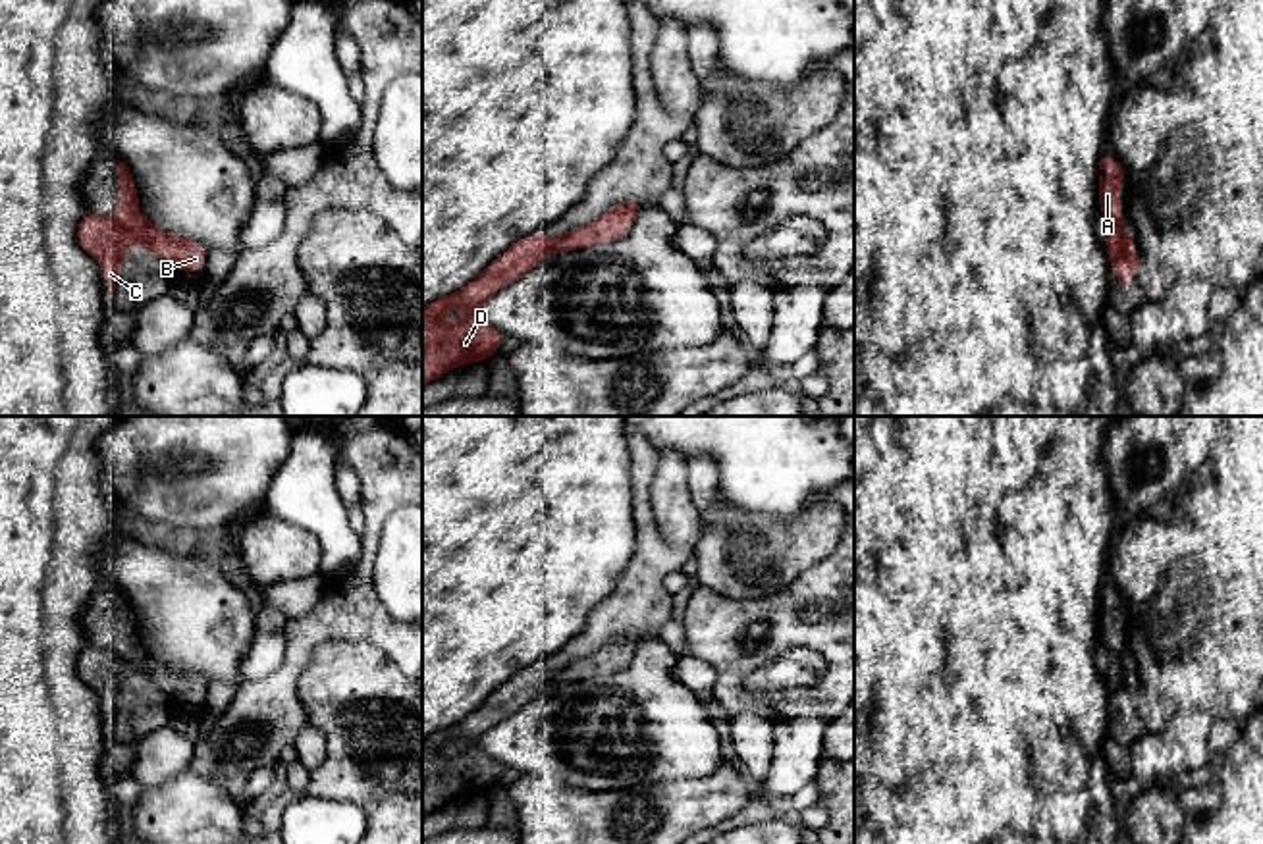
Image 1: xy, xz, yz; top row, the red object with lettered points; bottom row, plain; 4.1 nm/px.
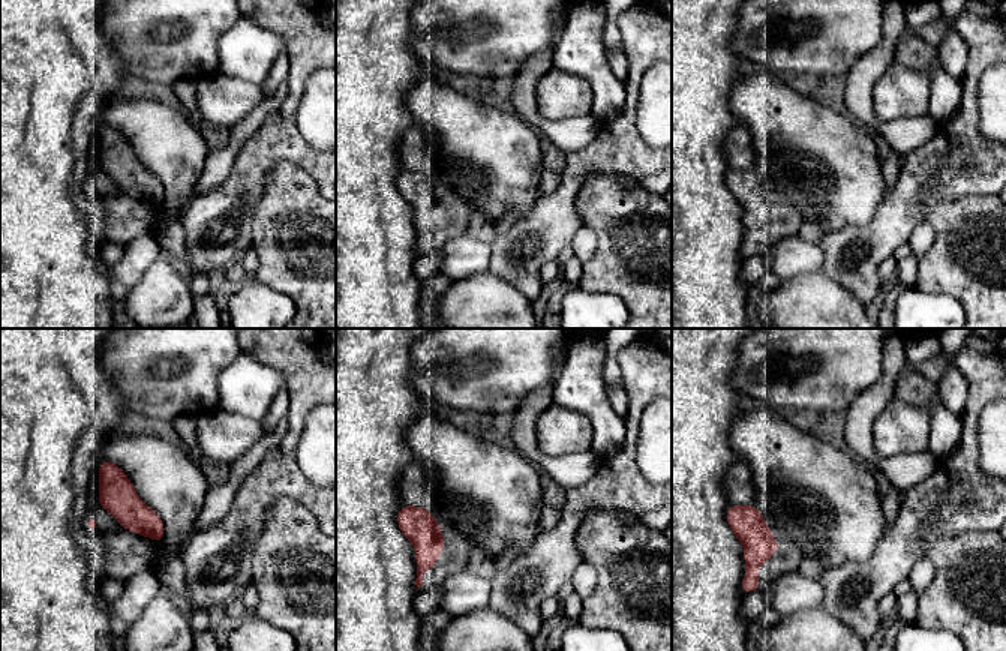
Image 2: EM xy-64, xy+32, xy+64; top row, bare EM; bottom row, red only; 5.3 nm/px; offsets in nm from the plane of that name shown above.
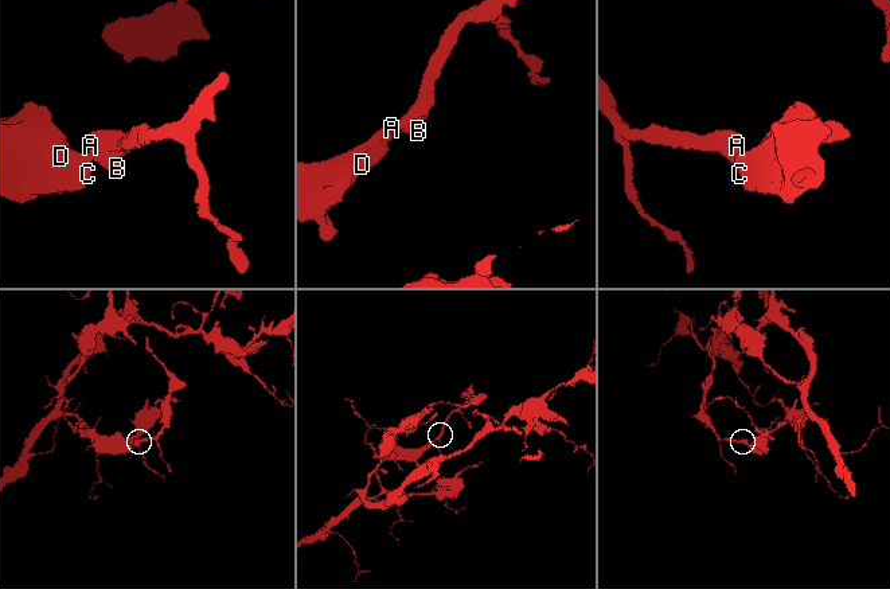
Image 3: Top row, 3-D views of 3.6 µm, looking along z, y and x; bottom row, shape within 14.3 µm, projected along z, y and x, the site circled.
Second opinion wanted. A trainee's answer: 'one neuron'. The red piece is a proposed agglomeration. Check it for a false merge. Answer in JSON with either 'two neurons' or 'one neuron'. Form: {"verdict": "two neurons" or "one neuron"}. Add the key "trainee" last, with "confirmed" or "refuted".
{"verdict": "two neurons", "trainee": "refuted"}

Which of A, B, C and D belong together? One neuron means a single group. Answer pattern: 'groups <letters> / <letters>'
groups A B / C D

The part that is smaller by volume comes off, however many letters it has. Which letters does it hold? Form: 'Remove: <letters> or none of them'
Remove: A, B

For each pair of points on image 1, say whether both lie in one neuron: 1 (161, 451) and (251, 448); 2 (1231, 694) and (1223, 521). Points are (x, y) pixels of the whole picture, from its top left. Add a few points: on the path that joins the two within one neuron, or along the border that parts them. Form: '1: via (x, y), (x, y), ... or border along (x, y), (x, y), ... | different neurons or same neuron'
1: via (184, 451), (228, 448) | same neuron
2: via (1242, 652), (1240, 563) | same neuron

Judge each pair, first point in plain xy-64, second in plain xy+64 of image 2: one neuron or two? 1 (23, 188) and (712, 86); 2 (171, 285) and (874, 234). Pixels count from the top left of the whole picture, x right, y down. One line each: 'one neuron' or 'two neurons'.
1: one neuron
2: two neurons

